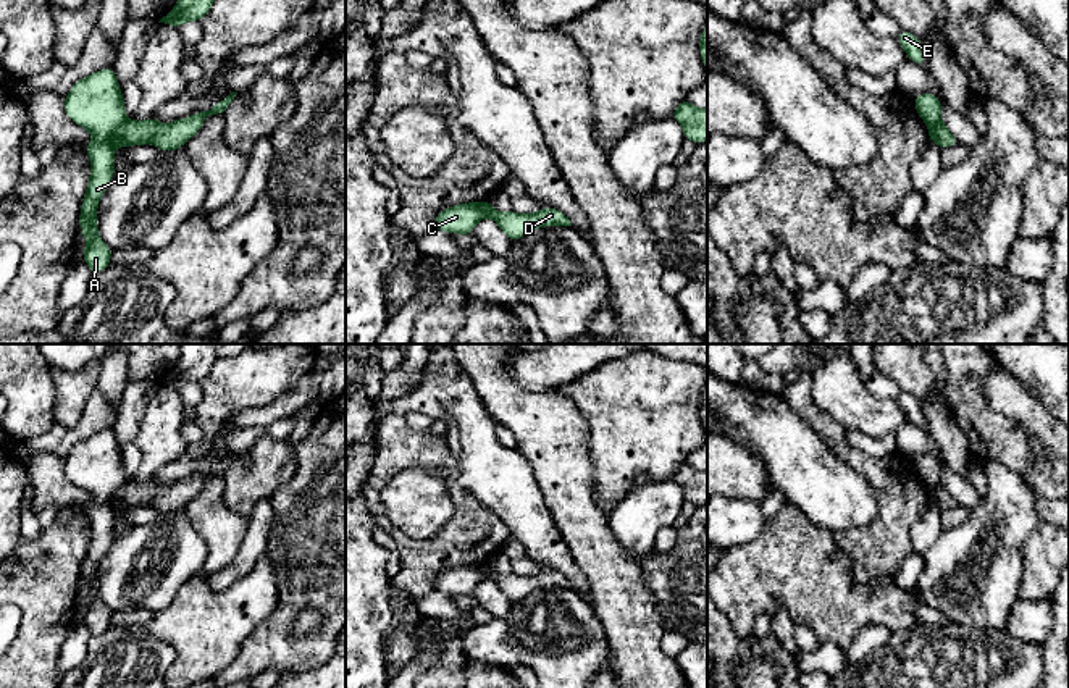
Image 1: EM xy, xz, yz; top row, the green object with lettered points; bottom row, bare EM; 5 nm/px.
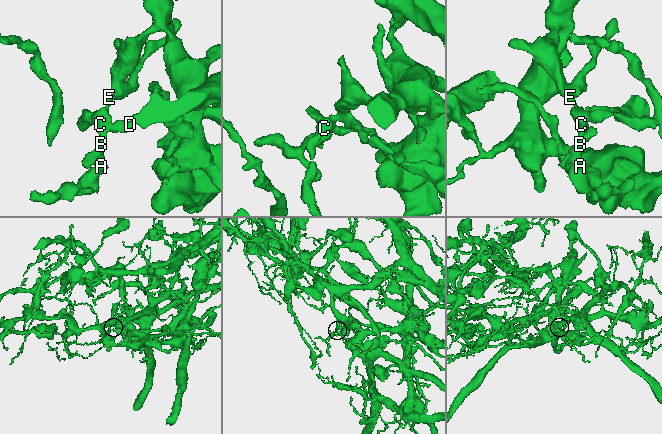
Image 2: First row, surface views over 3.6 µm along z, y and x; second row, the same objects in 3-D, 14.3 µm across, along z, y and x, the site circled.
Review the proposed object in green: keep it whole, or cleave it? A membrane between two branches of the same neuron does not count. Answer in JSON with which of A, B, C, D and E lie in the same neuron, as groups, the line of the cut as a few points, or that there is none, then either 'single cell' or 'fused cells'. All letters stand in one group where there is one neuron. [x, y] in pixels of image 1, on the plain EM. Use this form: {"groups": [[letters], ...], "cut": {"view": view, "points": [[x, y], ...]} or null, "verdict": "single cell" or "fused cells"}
{"groups": [["A", "B", "C", "E"], ["D"]], "cut": {"view": "xy", "points": [[125, 482], [113, 495], [113, 509]]}, "verdict": "fused cells"}

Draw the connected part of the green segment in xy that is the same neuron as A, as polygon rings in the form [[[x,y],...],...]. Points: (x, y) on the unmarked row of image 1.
[[[113,428],[74,444],[65,457],[65,475],[92,496],[90,506],[84,509],[90,520],[90,539],[82,559],[78,586],[87,601],[82,622],[90,635],[100,635],[111,627],[113,610],[99,598],[97,568],[115,538],[113,494],[126,483],[124,459]]]

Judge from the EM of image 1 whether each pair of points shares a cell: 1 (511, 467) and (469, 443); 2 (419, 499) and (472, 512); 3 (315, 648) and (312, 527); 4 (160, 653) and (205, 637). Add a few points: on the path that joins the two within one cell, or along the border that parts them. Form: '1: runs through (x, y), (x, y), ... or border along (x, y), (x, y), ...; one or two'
1: runs through (501, 467), (493, 467), (478, 453); one
2: border along (440, 472), (454, 504), (454, 517), (431, 538); two
3: runs through (328, 617), (328, 557); one
4: border along (146, 630), (171, 648), (173, 659), (167, 671); two

